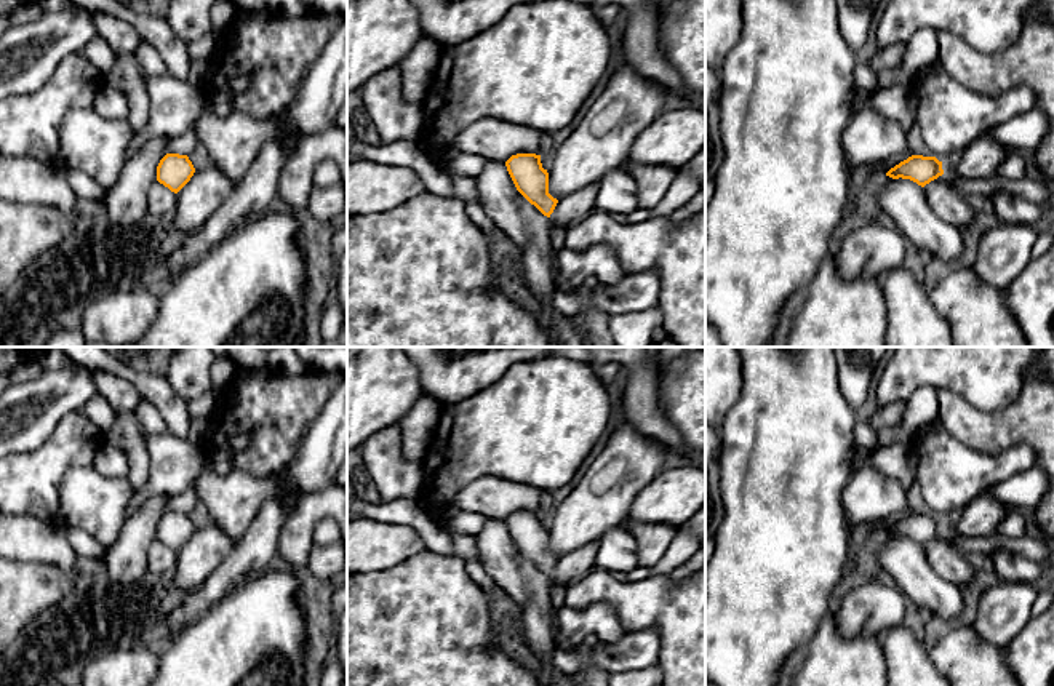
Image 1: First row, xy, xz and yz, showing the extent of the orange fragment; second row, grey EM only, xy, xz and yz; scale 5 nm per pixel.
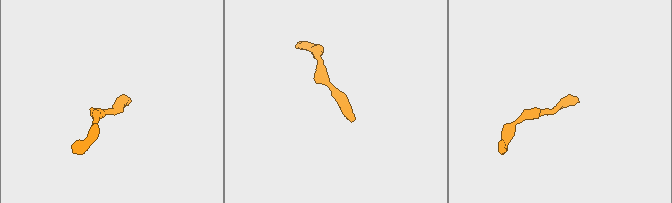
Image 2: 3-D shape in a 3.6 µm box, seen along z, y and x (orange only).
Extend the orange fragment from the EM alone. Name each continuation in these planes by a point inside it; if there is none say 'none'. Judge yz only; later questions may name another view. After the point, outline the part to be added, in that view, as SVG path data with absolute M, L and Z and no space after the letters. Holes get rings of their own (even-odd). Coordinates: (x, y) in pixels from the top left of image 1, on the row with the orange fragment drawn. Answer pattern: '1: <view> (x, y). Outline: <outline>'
none

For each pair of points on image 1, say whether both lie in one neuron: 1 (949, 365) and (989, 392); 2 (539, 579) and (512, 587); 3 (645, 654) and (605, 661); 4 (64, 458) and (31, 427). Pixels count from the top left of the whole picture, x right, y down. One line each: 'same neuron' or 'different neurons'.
1: same neuron
2: different neurons
3: same neuron
4: different neurons

